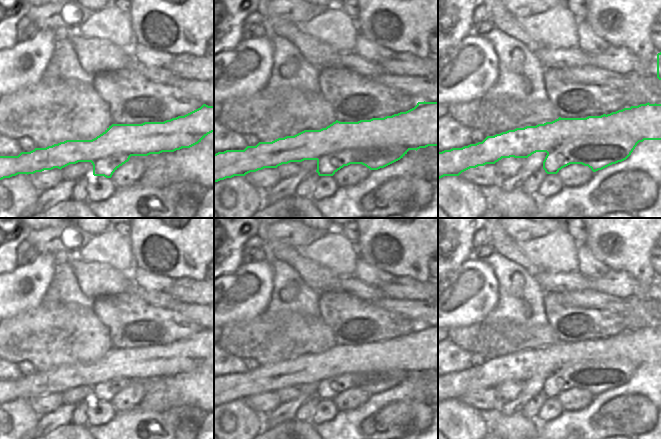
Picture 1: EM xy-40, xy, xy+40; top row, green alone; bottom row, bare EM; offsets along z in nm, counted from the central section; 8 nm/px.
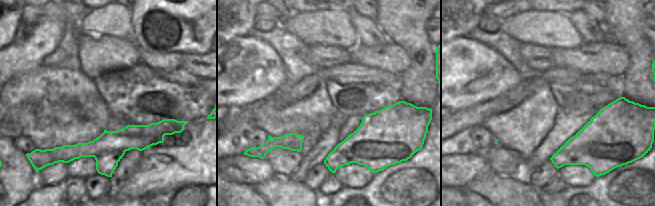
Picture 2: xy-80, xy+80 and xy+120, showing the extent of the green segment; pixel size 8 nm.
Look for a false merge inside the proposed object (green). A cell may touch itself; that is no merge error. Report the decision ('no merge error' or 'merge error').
merge error

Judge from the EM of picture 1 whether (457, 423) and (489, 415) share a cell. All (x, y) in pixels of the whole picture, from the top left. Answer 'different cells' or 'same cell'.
different cells

